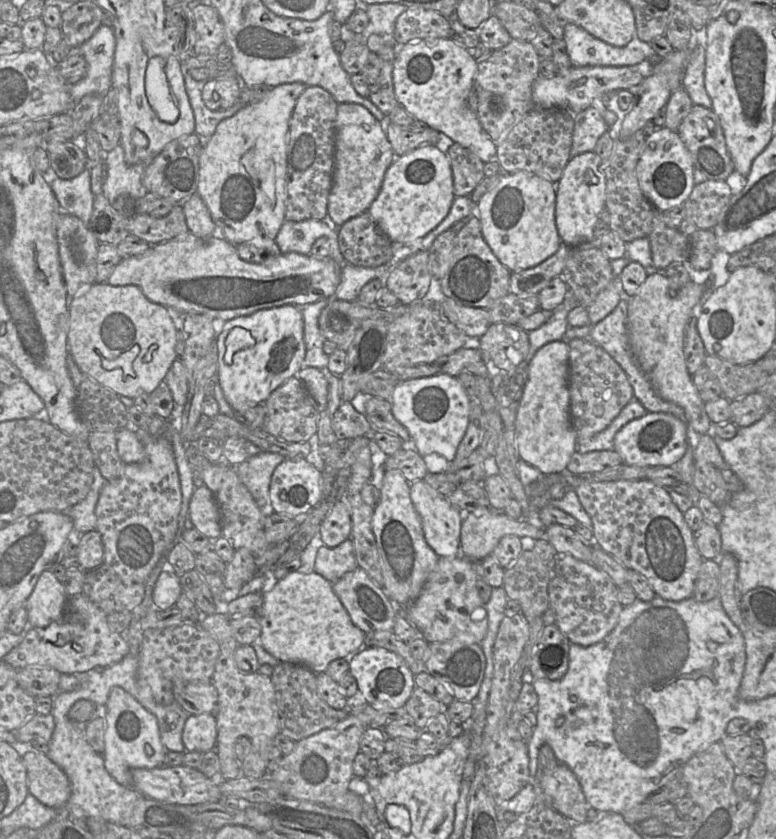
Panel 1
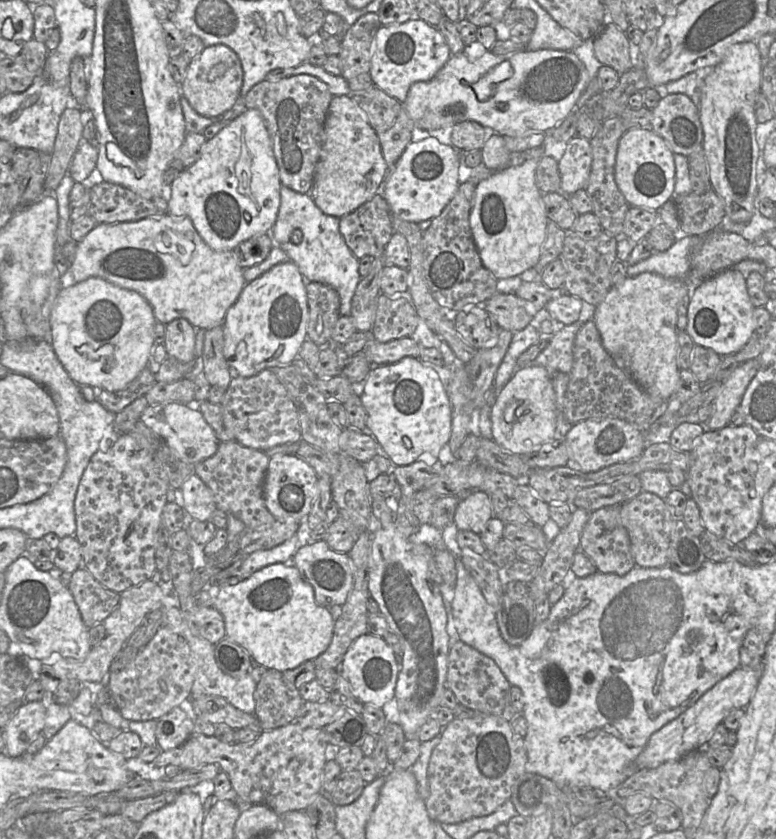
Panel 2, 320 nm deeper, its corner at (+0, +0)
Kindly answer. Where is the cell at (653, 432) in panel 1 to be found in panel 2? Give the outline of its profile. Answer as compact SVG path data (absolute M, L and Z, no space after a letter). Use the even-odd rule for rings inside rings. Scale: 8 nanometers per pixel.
M618 418L590 419L573 424L564 441L569 456L567 466L582 472L594 472L629 461L638 457L646 448L644 433Z

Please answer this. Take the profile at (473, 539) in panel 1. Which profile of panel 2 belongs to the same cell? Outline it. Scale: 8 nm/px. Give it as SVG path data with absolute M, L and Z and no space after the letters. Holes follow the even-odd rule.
M474 491L459 502L454 524L458 530L472 531L479 535L492 517L493 509L489 495L482 491Z

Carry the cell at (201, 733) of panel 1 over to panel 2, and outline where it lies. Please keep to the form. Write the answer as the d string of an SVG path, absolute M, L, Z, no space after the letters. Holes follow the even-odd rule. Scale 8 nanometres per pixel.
M180 707L157 720L155 736L161 751L169 751L181 746L194 732L193 719Z

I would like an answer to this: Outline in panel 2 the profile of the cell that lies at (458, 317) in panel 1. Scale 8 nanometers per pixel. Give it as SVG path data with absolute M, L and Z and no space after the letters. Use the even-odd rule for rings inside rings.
M496 293L483 303L483 308L501 329L516 332L531 322L531 317L520 305L520 299L514 293Z

